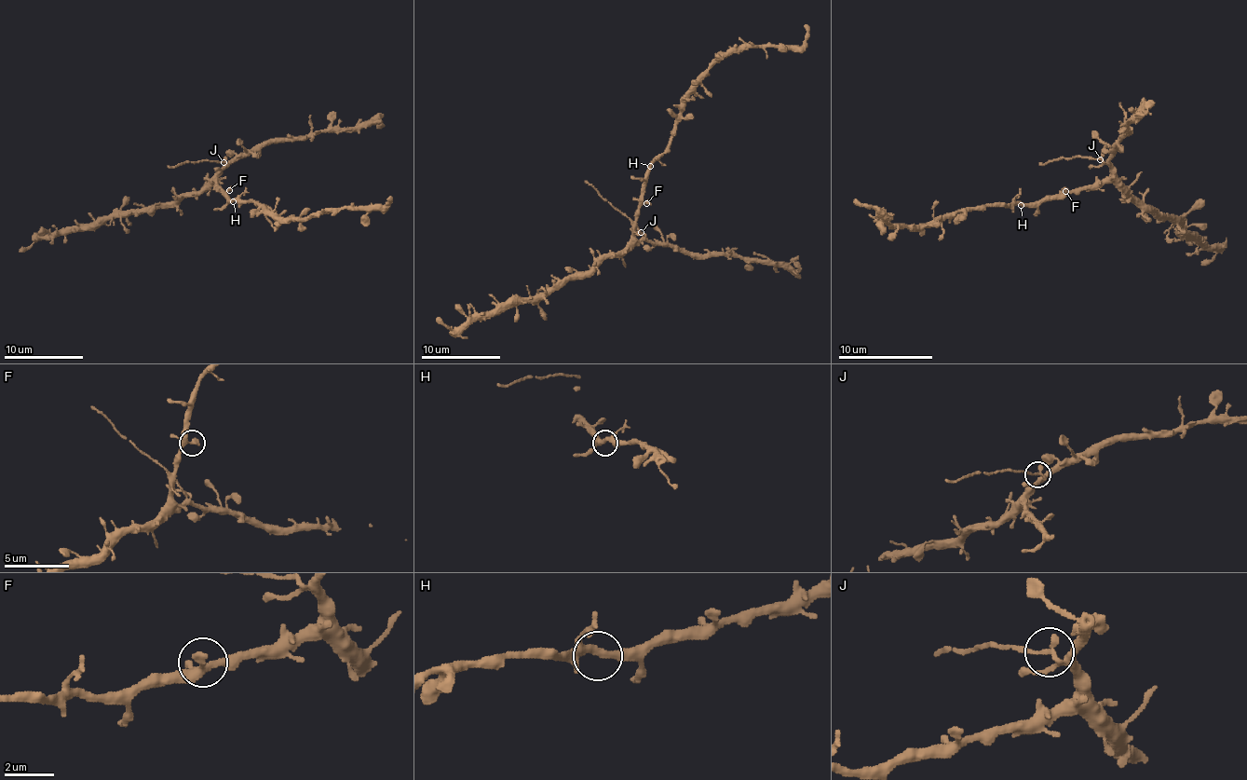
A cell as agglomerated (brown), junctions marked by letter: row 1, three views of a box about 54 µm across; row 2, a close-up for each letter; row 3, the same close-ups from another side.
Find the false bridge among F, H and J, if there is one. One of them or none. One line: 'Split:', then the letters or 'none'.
Split: J

